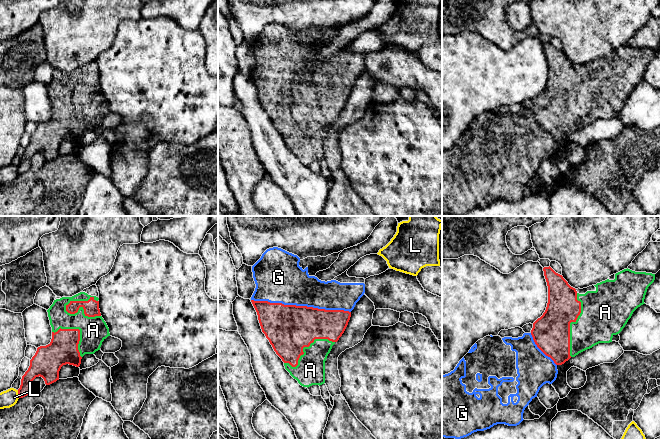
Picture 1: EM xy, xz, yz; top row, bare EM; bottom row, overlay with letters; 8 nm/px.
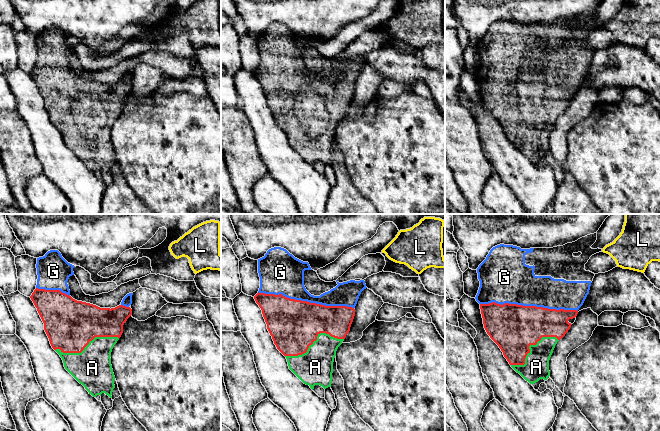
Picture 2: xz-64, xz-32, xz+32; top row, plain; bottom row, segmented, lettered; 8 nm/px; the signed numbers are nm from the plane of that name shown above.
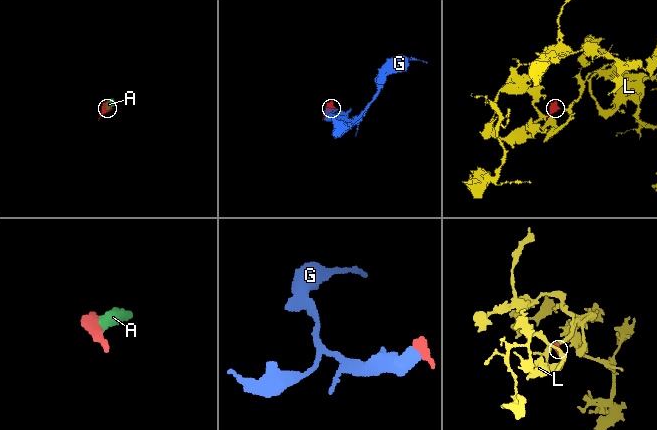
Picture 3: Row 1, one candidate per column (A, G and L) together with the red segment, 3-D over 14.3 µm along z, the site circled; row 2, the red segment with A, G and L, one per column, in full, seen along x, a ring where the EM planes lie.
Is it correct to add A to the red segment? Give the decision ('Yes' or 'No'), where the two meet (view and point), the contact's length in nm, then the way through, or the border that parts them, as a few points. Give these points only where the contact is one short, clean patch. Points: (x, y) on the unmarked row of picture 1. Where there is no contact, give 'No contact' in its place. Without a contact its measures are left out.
Yes. Touches red at xy (83, 84). Shared border 300 nm

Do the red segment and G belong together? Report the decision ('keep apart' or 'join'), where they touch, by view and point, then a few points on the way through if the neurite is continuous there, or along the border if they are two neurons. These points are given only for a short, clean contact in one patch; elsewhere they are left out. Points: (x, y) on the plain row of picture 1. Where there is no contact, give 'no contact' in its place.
join | xz (301, 82)

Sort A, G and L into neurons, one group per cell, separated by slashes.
A G / L

